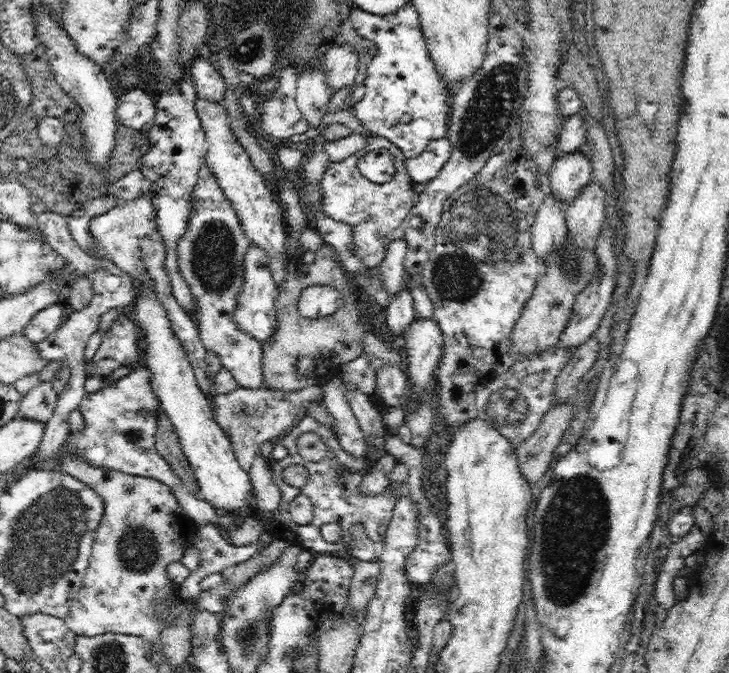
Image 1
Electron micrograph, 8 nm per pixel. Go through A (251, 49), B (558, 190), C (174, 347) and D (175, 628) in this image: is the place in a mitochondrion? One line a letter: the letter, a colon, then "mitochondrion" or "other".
A: mitochondrion
B: other
C: other
D: other

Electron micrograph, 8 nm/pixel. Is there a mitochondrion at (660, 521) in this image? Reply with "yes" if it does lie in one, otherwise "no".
no

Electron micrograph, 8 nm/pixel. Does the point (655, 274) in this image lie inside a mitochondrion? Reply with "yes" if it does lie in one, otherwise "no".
no

